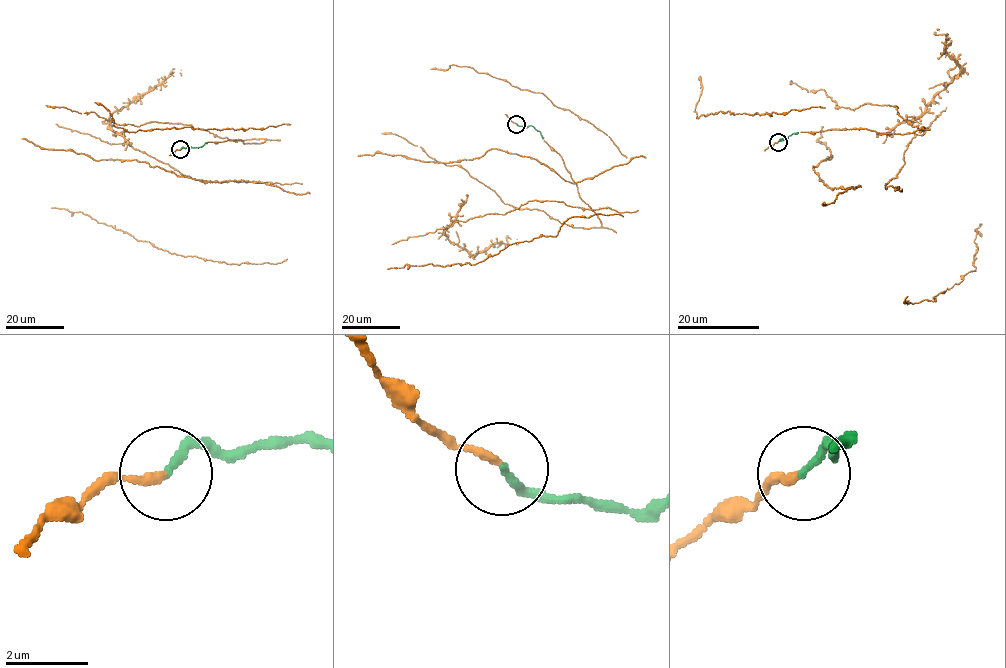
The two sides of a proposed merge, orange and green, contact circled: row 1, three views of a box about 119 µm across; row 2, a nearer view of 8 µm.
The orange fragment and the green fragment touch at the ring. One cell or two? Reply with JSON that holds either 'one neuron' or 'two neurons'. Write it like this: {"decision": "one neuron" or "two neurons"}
{"decision": "one neuron"}

